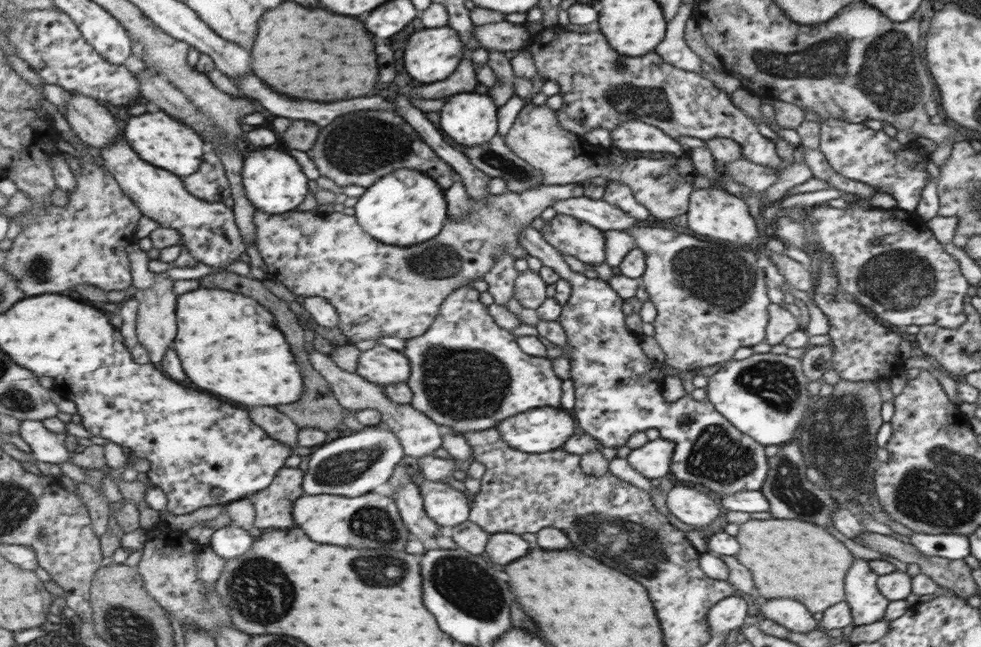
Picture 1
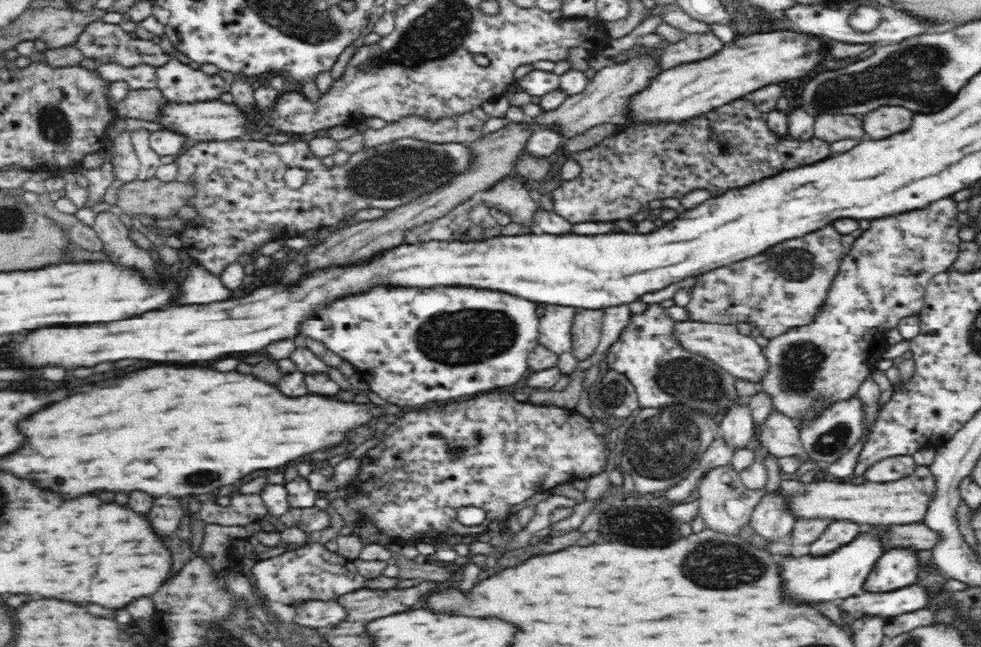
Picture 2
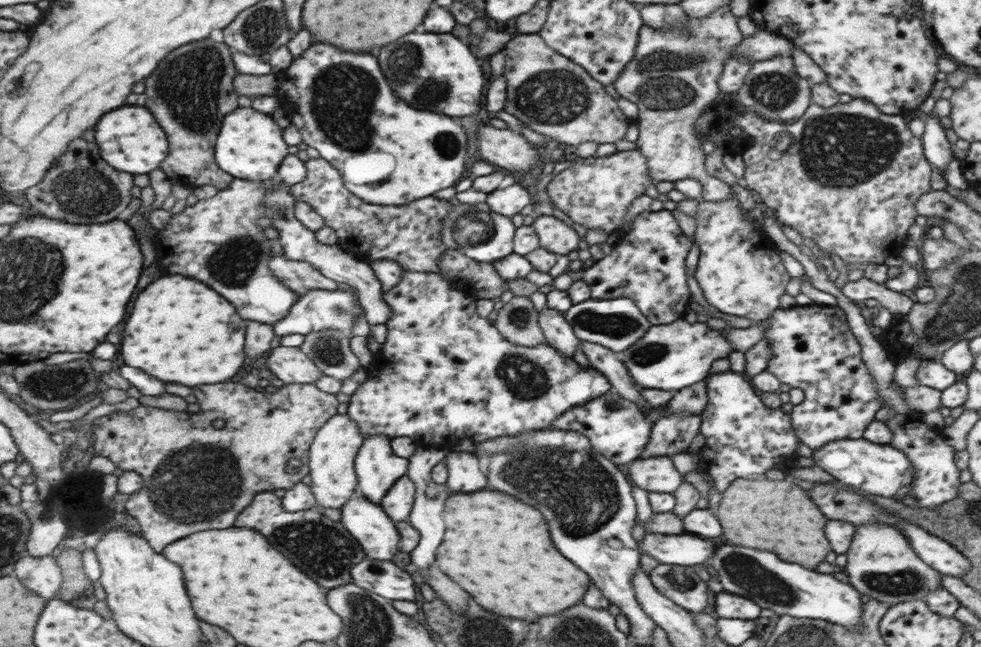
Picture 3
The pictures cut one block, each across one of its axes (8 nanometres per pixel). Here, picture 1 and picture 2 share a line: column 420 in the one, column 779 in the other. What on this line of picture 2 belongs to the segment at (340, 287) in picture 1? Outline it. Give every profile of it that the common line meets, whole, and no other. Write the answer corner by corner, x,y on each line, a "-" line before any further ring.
824,226
824,230
816,230
816,234
806,234
798,240
780,242
764,250
762,254
726,266
708,270
695,277
691,299
684,307
690,321
718,324
734,324
734,322
754,322
761,330
761,335
774,338
786,333
796,326
810,324
820,306
827,298
832,280
838,274
840,260
846,255
842,247
842,236
834,226

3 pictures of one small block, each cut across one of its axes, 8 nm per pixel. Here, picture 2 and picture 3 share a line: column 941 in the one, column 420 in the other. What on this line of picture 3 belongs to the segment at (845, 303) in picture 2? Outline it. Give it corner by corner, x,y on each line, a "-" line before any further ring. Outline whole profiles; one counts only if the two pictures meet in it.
323,157
310,158
306,160
308,176
299,184
291,185
291,194
297,201
306,202
323,219
327,226
331,226
337,231
339,244
343,248
348,248
351,252
357,251
356,257
363,258
365,263
377,262
377,260
393,260
401,266
402,272
433,272
439,274
439,256
445,250
445,243
441,238
441,230
444,228
443,220
451,204
445,199
428,196
407,204
397,206
383,206
379,204
363,202
357,196
353,196
345,188
343,176
336,170
328,160

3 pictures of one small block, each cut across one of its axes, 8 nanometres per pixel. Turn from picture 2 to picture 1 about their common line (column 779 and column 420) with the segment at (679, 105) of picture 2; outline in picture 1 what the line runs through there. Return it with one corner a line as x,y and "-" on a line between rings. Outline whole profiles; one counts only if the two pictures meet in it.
443,26
423,29
411,34
405,44
403,64
405,64
405,72
413,80
426,85
450,77
459,68
463,56
465,56
463,46
460,44
457,34
453,30
447,29
447,26

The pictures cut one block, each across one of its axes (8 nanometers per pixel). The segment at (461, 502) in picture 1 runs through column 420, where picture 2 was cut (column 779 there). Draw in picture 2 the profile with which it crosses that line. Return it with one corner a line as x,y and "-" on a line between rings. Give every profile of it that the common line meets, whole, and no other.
917,465
910,476
894,482
877,483
866,481
861,484
853,484
849,480
838,483
835,481
820,481
812,477
799,481
782,479
779,482
778,488
772,493
782,495
782,499
786,501
786,507
788,507
789,512
797,520
846,520
868,527
880,526
890,528
892,525
908,525
923,522
925,516
927,516
928,502
931,502
931,499
935,497
936,483
928,465

